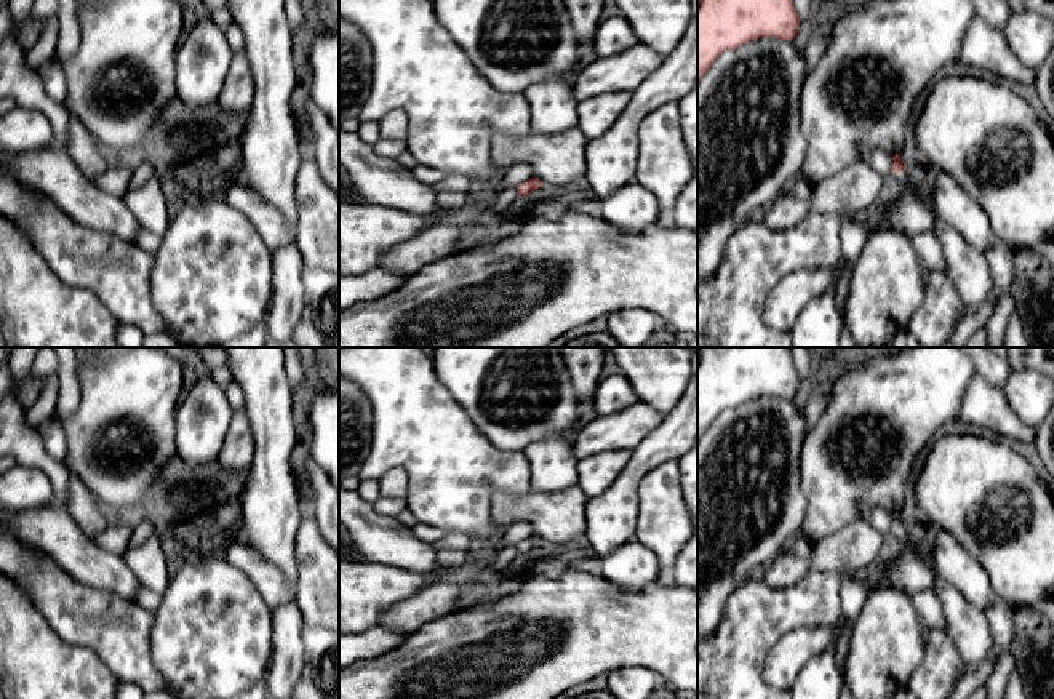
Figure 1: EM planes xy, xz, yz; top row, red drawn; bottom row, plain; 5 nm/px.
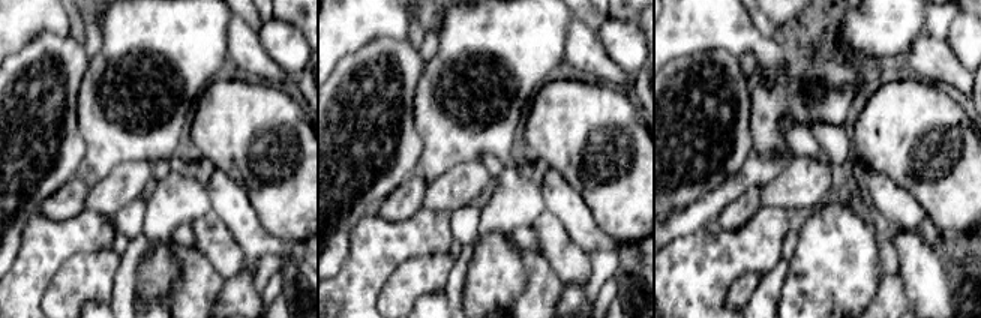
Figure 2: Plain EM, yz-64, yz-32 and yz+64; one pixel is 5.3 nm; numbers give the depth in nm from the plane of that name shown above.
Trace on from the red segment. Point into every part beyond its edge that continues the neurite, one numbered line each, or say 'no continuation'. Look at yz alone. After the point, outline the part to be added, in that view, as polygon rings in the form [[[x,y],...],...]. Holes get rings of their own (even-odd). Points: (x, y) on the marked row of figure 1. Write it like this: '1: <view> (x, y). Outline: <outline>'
1: yz (904, 207). Outline: [[[913,170],[892,174],[888,194],[872,213],[872,226],[907,234],[926,232],[936,219],[934,200],[915,186]]]

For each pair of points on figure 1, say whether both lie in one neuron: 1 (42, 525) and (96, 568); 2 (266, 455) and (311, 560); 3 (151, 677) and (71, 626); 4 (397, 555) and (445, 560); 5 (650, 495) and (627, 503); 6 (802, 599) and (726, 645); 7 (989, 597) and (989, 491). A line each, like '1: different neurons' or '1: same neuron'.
1: same neuron
2: different neurons
3: same neuron
4: different neurons
5: different neurons
6: same neuron
7: different neurons

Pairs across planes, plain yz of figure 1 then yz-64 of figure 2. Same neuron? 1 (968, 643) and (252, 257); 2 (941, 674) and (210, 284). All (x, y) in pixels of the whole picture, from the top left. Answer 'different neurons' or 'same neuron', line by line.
1: different neurons
2: same neuron

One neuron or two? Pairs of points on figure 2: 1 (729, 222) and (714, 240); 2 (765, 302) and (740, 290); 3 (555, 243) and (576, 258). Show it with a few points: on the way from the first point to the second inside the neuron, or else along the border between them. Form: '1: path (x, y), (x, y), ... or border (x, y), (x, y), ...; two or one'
1: border (755, 213), (735, 230), (725, 230), (717, 222); two
2: border (765, 275), (746, 302); two
3: path (560, 248), (572, 258); one

